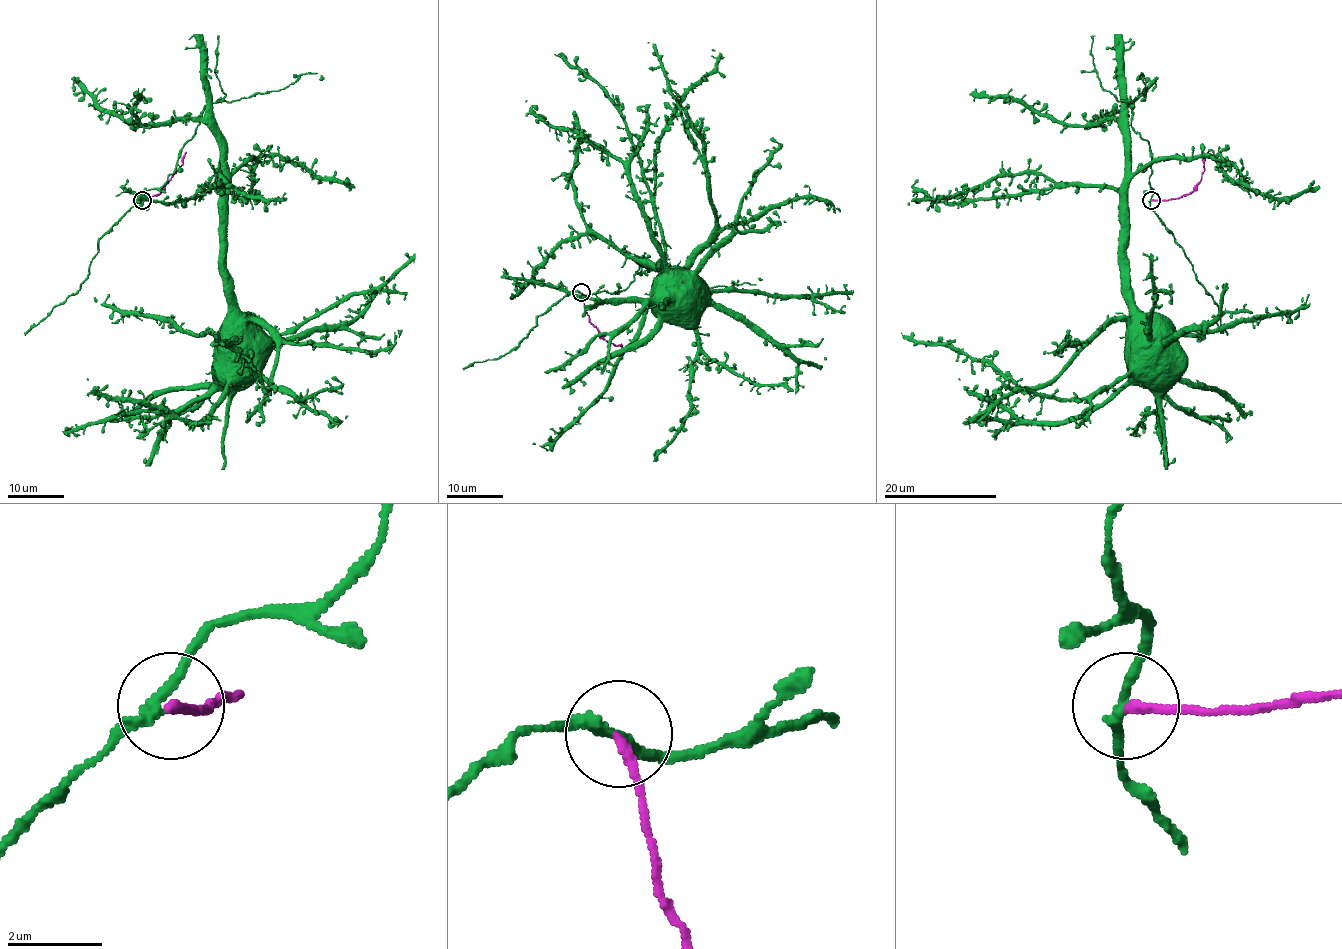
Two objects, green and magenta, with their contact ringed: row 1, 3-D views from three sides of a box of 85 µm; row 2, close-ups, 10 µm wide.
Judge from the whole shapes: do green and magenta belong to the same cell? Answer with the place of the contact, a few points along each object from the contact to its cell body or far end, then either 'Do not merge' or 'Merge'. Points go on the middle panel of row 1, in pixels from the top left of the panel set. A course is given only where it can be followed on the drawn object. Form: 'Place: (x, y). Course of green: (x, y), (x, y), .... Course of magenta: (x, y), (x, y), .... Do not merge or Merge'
Place: (581, 292). Course of green: (580, 293), (623, 291), (637, 273), (658, 267), (668, 270), (679, 280), (678, 283). Course of magenta: (580, 293), (586, 314), (597, 331), (610, 344), (621, 345), (624, 349). Do not merge

